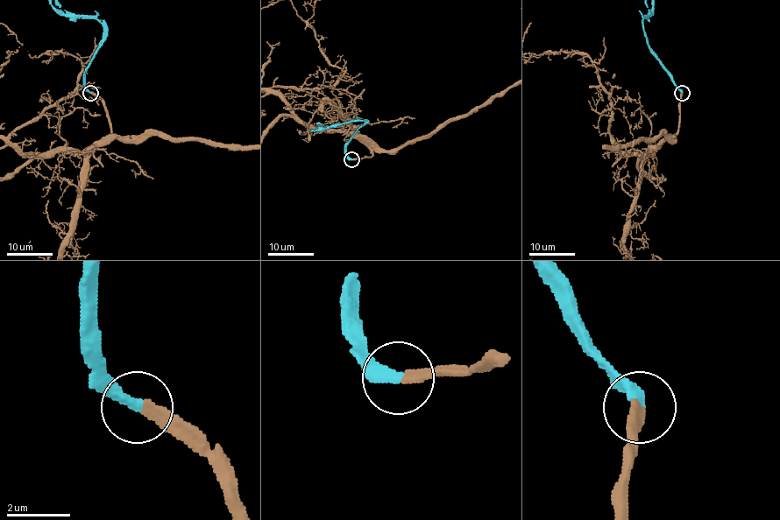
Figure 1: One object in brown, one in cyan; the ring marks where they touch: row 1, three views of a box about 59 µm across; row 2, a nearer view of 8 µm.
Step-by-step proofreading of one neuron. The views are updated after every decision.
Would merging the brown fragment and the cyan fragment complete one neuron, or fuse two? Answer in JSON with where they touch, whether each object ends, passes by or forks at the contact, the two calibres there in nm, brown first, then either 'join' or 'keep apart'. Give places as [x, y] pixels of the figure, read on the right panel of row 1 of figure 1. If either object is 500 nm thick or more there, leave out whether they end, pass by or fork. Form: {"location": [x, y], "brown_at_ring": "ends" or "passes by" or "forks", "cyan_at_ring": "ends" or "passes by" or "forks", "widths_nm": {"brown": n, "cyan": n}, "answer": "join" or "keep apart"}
{"location": [682, 93], "brown_at_ring": "ends", "cyan_at_ring": "ends", "widths_nm": {"brown": 320, "cyan": 360}, "answer": "join"}

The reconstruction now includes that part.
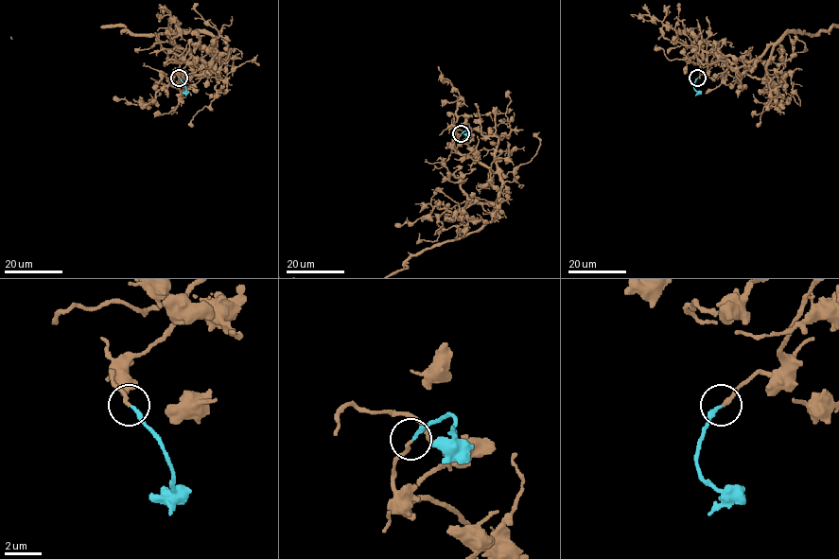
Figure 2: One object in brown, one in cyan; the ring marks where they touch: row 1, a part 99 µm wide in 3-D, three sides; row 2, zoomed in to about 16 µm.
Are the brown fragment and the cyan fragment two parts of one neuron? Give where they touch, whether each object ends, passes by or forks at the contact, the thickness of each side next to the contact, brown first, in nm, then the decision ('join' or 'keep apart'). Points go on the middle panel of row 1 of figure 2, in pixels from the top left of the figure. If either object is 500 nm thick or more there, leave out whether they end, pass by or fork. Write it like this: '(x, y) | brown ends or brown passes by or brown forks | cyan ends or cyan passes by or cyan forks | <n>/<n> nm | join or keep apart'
(461, 133) | brown ends | cyan ends | 200/200 nm | join

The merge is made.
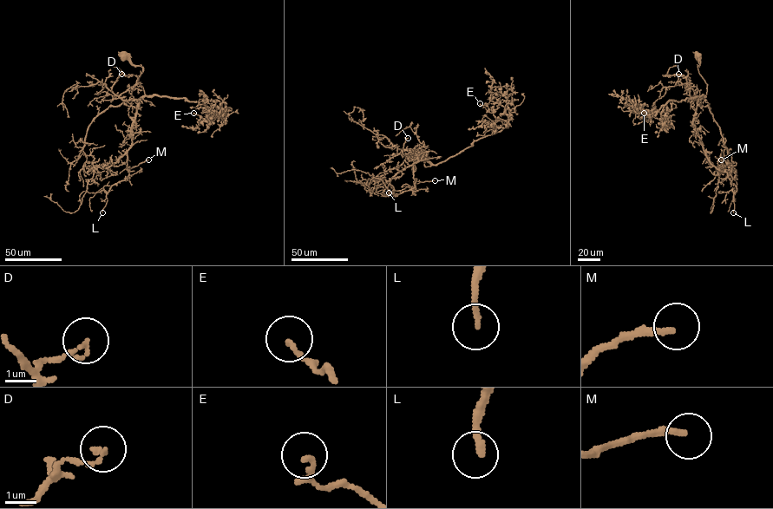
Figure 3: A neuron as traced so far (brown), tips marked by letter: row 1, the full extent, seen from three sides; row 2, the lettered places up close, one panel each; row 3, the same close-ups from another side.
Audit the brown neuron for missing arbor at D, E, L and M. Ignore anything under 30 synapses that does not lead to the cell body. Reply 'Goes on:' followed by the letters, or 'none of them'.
Goes on: M

